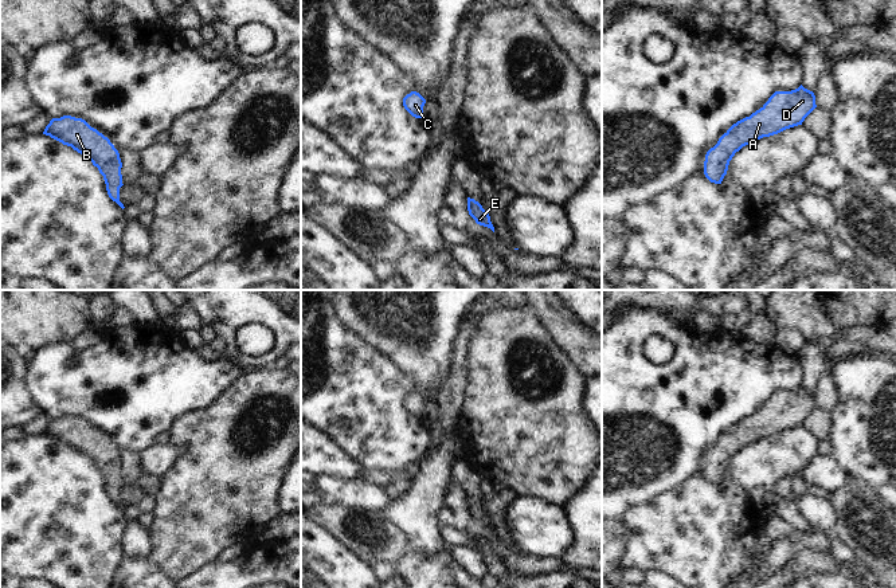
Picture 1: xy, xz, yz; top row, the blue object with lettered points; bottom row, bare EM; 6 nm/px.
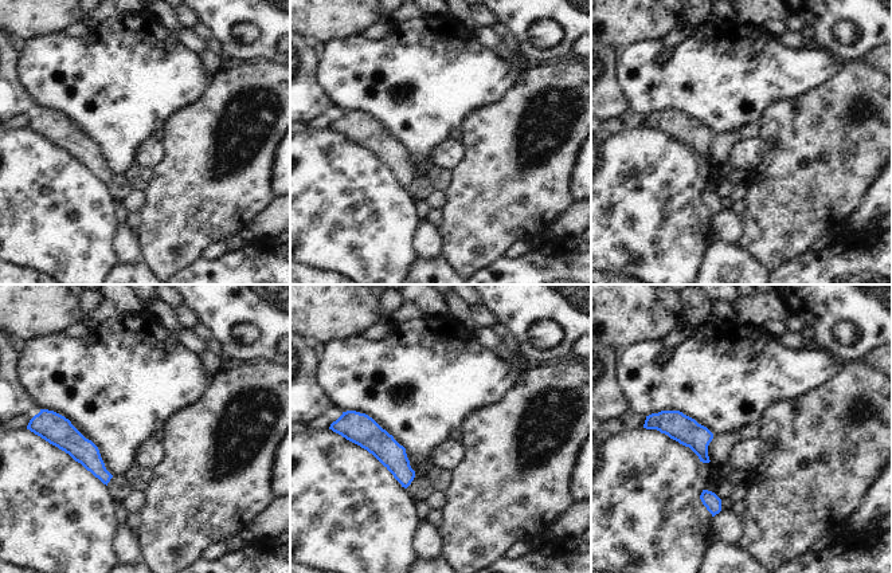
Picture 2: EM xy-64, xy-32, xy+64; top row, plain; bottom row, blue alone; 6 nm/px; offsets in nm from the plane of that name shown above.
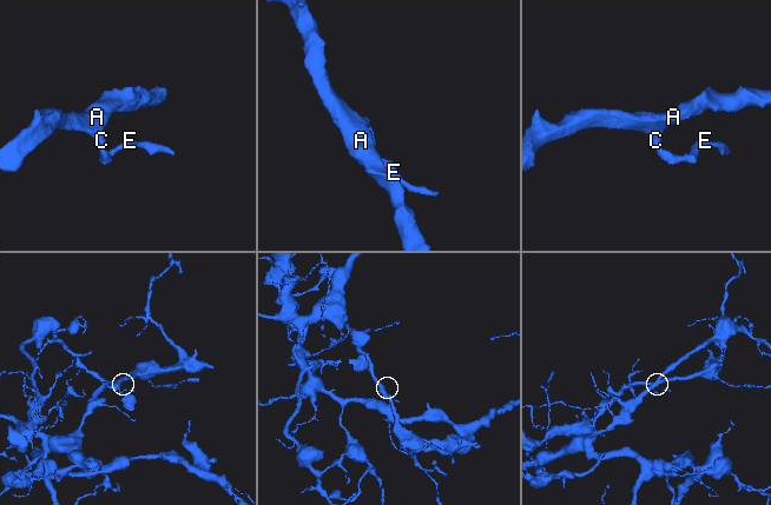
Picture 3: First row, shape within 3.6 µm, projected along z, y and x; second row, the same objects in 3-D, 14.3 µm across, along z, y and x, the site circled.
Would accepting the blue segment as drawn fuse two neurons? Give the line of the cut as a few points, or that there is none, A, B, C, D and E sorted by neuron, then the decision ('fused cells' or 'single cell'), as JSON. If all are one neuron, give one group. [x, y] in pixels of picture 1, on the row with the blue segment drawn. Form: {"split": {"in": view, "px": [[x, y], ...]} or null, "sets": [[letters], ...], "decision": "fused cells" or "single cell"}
{"split": null, "sets": [["A", "B", "C", "D", "E"]], "decision": "single cell"}

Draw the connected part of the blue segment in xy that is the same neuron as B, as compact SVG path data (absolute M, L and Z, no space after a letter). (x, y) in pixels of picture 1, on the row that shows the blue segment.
M71 115L52 118L43 134L86 156L103 176L109 197L122 209L125 208L120 201L120 188L124 185L122 162L118 150L107 137L91 128L85 119Z

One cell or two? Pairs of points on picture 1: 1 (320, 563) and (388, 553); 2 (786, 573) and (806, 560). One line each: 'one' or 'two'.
1: two
2: one

